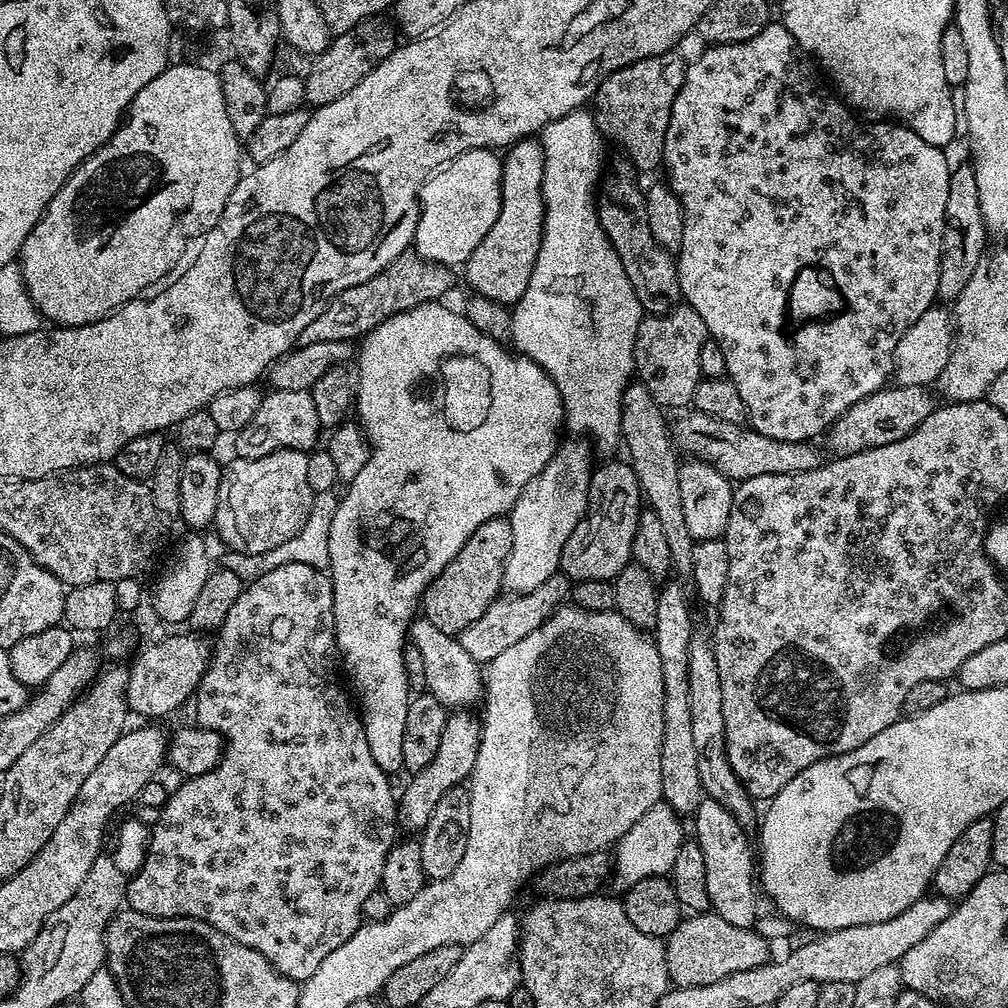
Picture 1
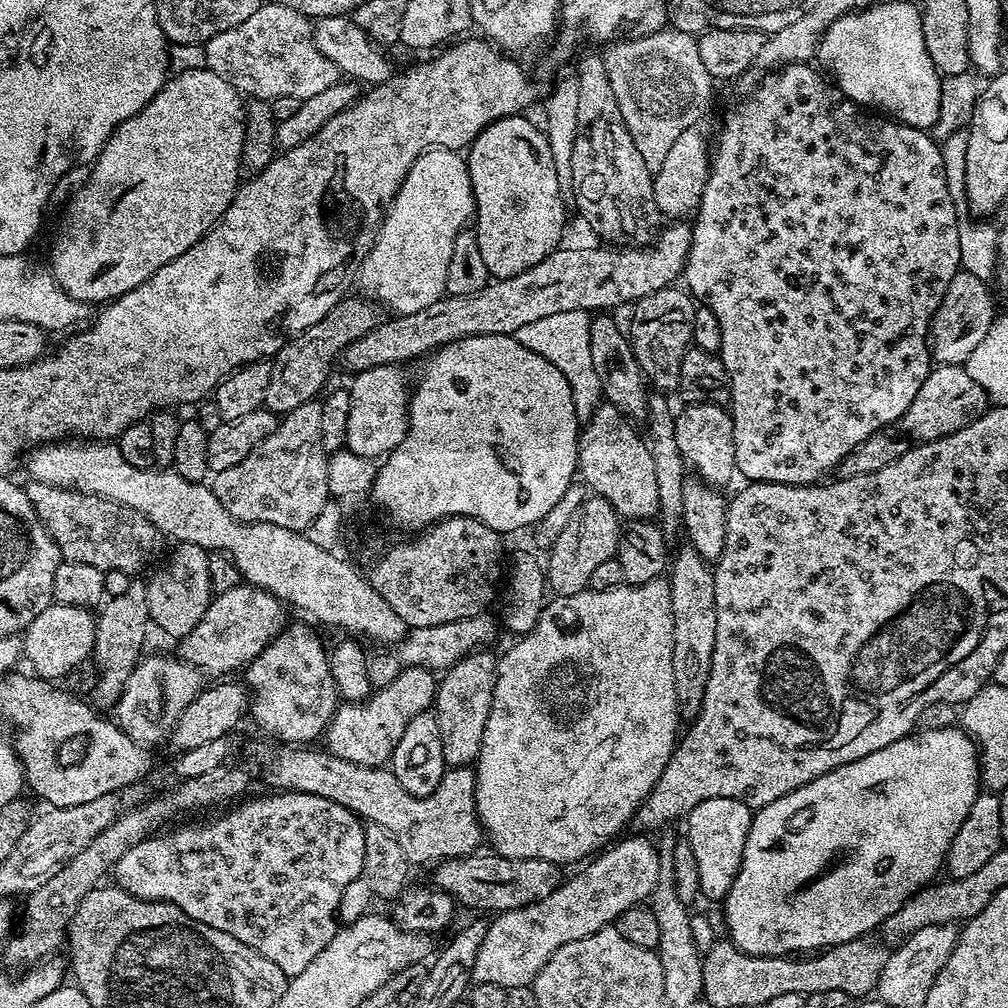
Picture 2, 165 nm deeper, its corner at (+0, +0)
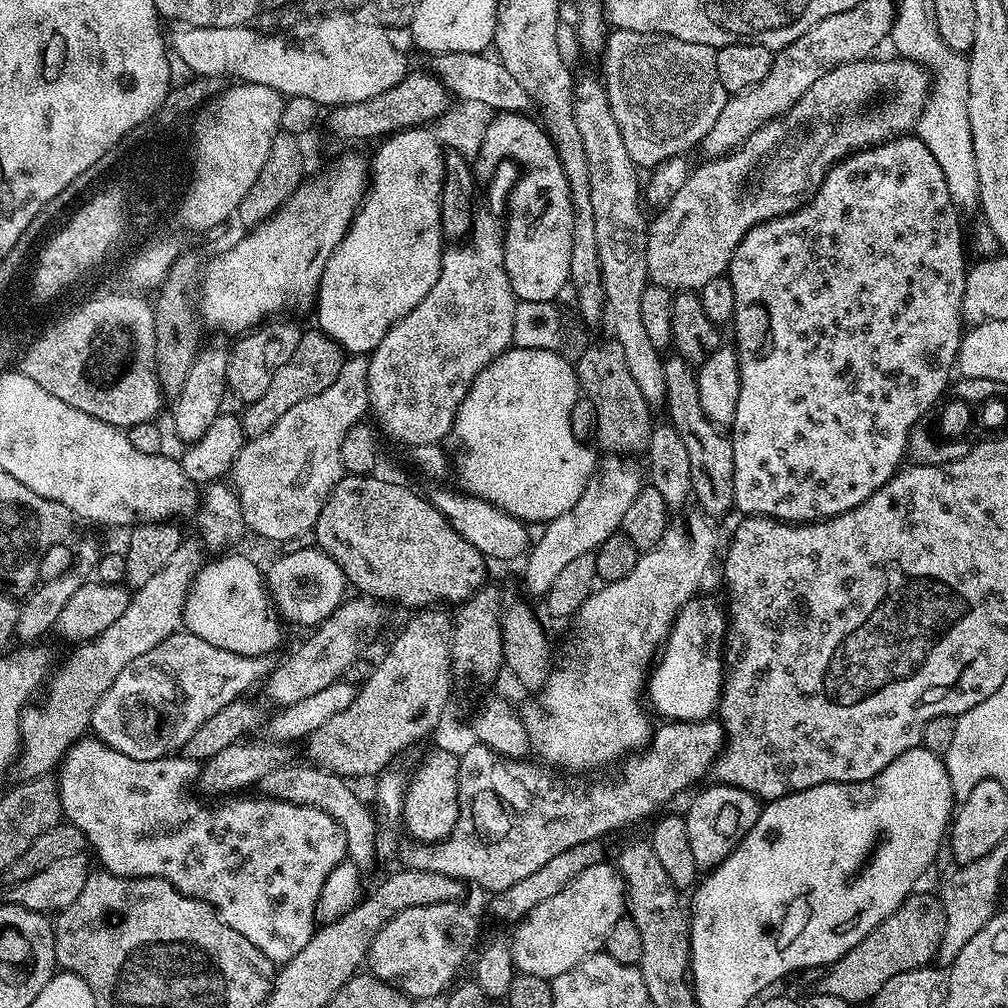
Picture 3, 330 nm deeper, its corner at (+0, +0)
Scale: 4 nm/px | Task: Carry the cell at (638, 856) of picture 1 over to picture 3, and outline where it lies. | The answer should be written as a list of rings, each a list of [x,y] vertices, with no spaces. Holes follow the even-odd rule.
[[[601,862],[582,870],[562,894],[538,902],[515,925],[516,933],[510,936],[510,943],[517,973],[534,974],[549,982],[558,974],[566,974],[566,970],[603,949],[606,934],[625,914],[626,889],[619,867],[611,868],[608,862]]]

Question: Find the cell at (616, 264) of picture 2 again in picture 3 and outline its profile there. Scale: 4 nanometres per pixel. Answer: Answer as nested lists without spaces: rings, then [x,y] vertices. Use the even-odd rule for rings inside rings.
[[[876,59],[855,60],[822,74],[822,78],[818,78],[818,82],[814,82],[788,112],[754,130],[750,138],[728,155],[705,159],[701,168],[693,167],[689,171],[686,182],[682,182],[682,190],[674,193],[671,202],[657,211],[660,213],[656,221],[648,224],[646,266],[648,279],[655,287],[698,290],[706,286],[710,278],[725,275],[738,242],[742,242],[751,228],[797,212],[808,203],[812,193],[818,191],[828,171],[840,160],[847,160],[854,152],[861,152],[873,144],[884,144],[915,129],[929,96],[929,73],[913,60]]]

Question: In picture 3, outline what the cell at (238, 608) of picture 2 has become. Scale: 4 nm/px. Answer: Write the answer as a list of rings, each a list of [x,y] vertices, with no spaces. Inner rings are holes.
[[[315,546],[280,554],[280,557],[266,568],[266,583],[272,603],[289,625],[318,626],[326,618],[330,618],[330,614],[334,614],[334,610],[346,596],[344,572],[338,562],[334,562],[334,558],[330,558],[321,548]]]

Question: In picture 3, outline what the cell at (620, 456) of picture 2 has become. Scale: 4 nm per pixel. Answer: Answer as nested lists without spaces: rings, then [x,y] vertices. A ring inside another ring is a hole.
[[[607,338],[590,345],[581,354],[580,361],[575,361],[574,367],[581,393],[586,400],[588,396],[593,410],[596,411],[596,436],[604,450],[612,454],[632,454],[635,448],[647,449],[654,427],[653,411],[630,374],[625,352],[618,341]]]

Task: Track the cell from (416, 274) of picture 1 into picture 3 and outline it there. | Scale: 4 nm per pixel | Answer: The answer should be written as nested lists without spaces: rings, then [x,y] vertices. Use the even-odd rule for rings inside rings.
[[[301,331],[298,347],[294,350],[294,354],[290,354],[290,362],[286,362],[282,370],[274,374],[266,394],[262,394],[262,398],[247,405],[240,416],[245,437],[253,440],[266,434],[274,426],[274,422],[278,422],[278,418],[282,418],[282,414],[290,410],[290,406],[298,406],[298,402],[306,402],[306,398],[314,398],[314,394],[322,394],[322,390],[326,390],[326,386],[331,386],[334,378],[338,378],[338,370],[342,370],[345,359],[344,349],[323,332]]]

